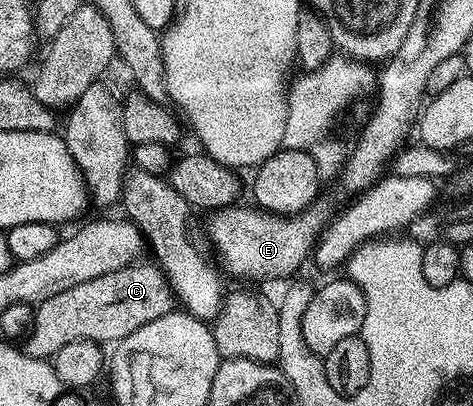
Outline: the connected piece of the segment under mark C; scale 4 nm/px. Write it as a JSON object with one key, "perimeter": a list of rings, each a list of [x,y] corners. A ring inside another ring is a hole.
{"perimeter":[[[141,263],[111,270],[111,274],[91,278],[91,282],[79,282],[79,286],[71,286],[71,290],[63,290],[63,294],[55,294],[55,298],[36,305],[23,351],[37,360],[49,360],[71,342],[91,340],[109,346],[127,338],[127,334],[135,334],[139,326],[147,326],[147,322],[155,322],[155,318],[174,311],[175,297],[165,273],[156,263]]]}

